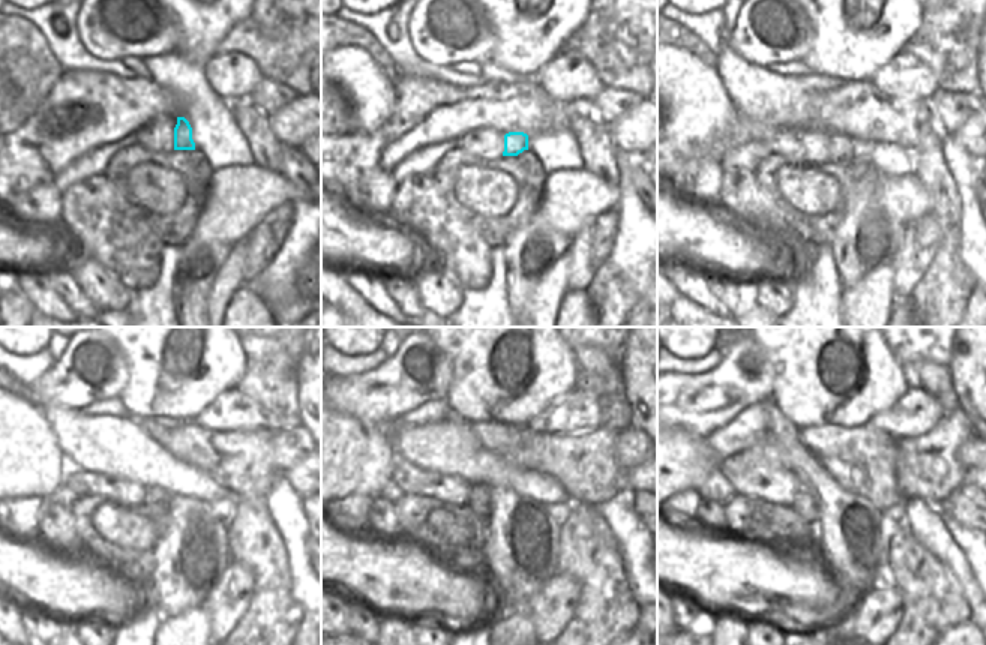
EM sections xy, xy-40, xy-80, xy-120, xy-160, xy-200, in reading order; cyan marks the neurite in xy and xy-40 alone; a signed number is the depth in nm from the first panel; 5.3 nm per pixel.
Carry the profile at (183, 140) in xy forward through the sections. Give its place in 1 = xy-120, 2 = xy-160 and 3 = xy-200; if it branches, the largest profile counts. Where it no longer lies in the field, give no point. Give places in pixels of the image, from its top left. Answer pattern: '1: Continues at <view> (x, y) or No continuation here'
1: Continues at xy-120 (150, 506)
2: Continues at xy-160 (477, 501)
3: Continues at xy-200 (806, 504).

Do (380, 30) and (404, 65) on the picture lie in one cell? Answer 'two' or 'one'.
one

